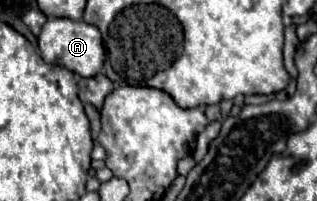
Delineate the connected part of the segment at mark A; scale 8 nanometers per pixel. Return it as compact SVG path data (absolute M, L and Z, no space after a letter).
M70 18L48 20L42 26L42 32L38 36L38 48L40 48L40 56L46 64L64 66L82 78L96 76L106 58L104 46L102 46L102 36L100 36L98 28L94 28L92 24L86 24L84 20L70 20Z

